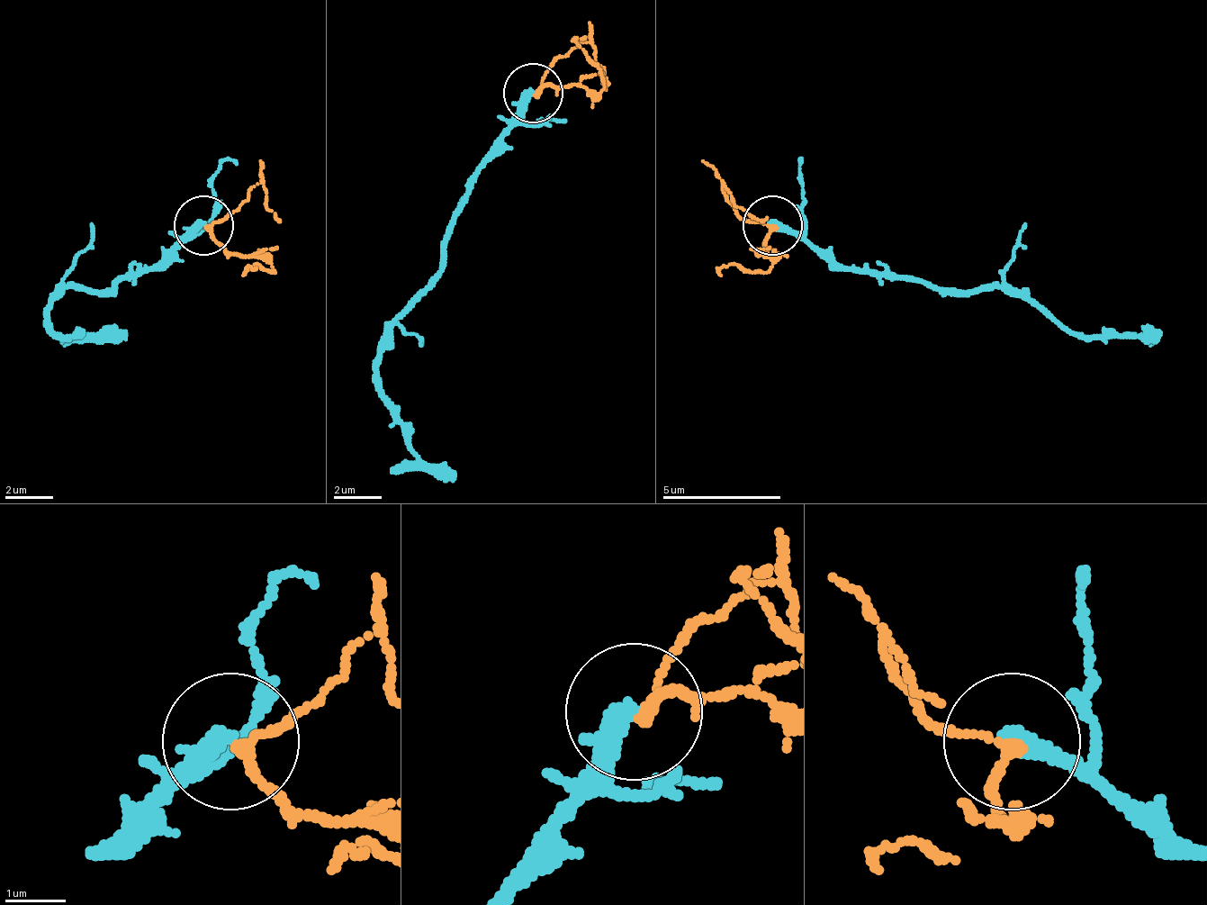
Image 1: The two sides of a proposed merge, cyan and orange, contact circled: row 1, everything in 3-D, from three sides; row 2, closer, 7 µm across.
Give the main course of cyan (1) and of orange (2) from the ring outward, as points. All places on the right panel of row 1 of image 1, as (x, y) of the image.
1: (774, 223), (857, 271), (959, 289), (1000, 289), (1095, 337), (1143, 337), (1160, 330)
2: (774, 223), (751, 223), (720, 182), (751, 218), (768, 218)

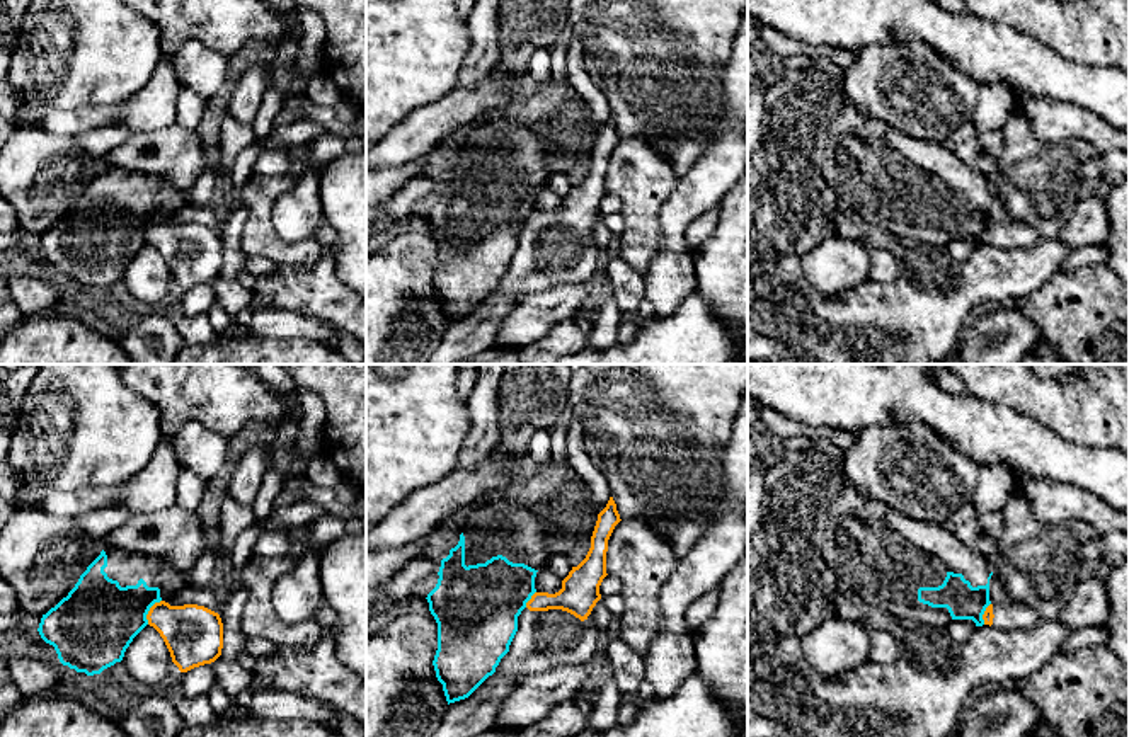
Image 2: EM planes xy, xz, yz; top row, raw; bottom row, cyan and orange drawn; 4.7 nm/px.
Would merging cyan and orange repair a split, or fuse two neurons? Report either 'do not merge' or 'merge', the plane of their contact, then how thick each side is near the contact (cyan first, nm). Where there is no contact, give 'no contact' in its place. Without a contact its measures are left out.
do not merge; contact in xy; calibres 380 and 280 nm

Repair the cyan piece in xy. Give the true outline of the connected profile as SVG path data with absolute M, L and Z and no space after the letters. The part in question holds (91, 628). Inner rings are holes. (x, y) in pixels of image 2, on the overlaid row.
M104 548L68 596L43 614L37 631L54 647L63 666L87 676L100 674L123 660L133 638L148 625L150 608L160 601L167 603L187 582L167 558Z

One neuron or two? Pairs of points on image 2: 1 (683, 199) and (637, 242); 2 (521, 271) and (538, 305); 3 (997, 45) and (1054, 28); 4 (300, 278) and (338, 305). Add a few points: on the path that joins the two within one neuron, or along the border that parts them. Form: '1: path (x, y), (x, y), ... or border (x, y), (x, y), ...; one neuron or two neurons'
1: border (673, 186), (658, 218), (659, 251), (649, 262); two neurons
2: border (552, 286), (525, 297); two neurons
3: border (990, 21), (1031, 34), (1061, 57); two neurons
4: path (309, 286), (329, 298); one neuron

